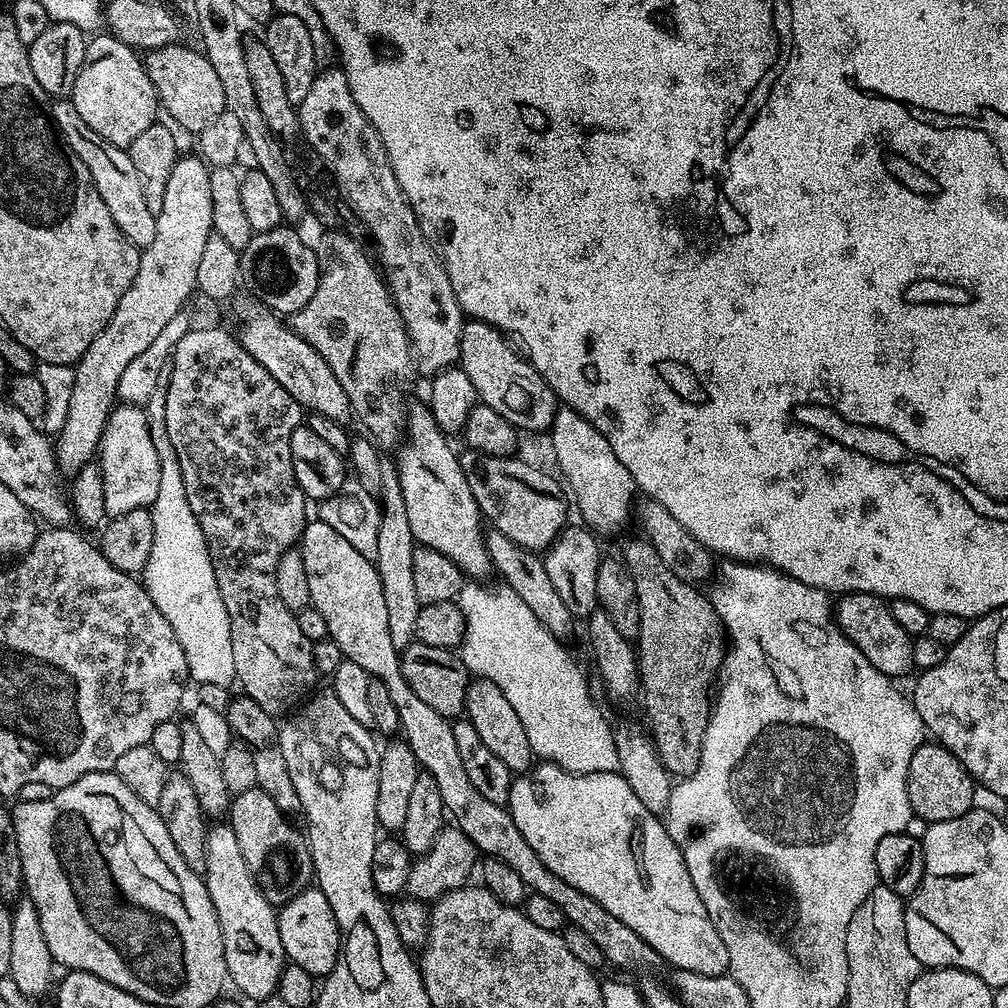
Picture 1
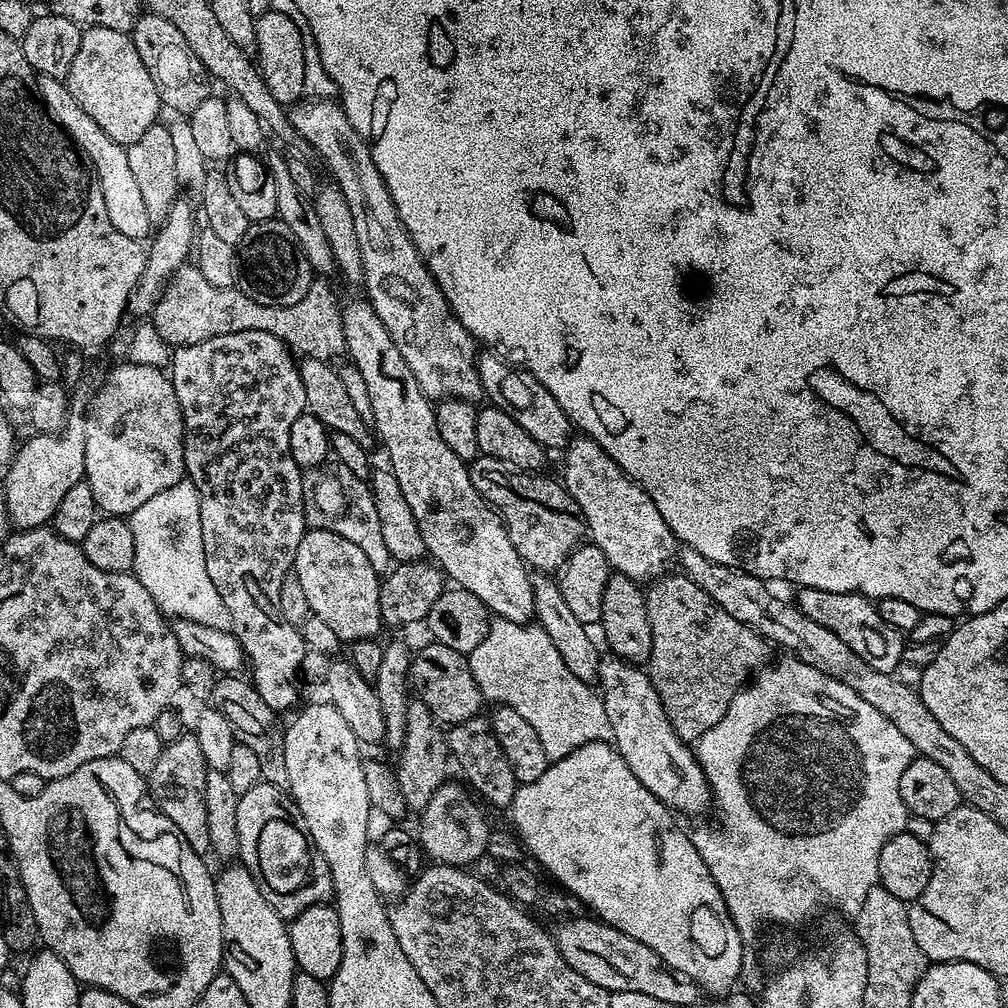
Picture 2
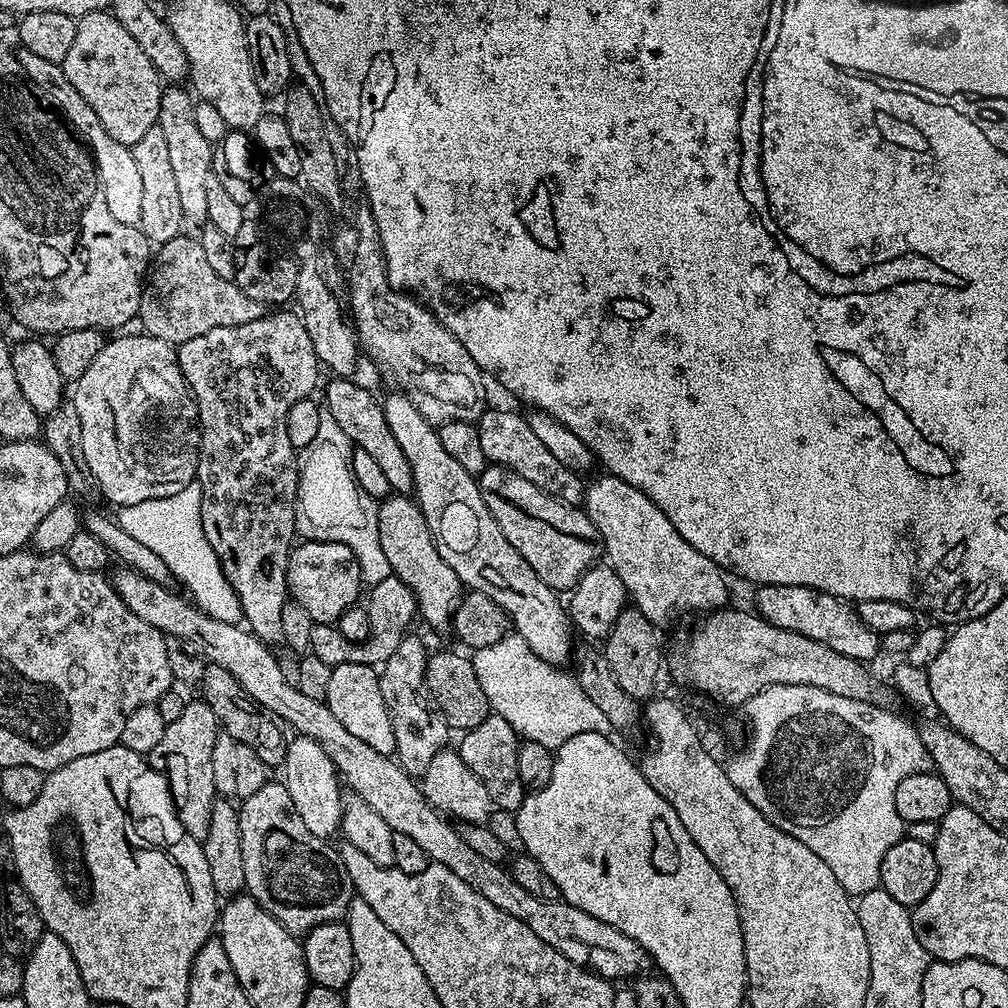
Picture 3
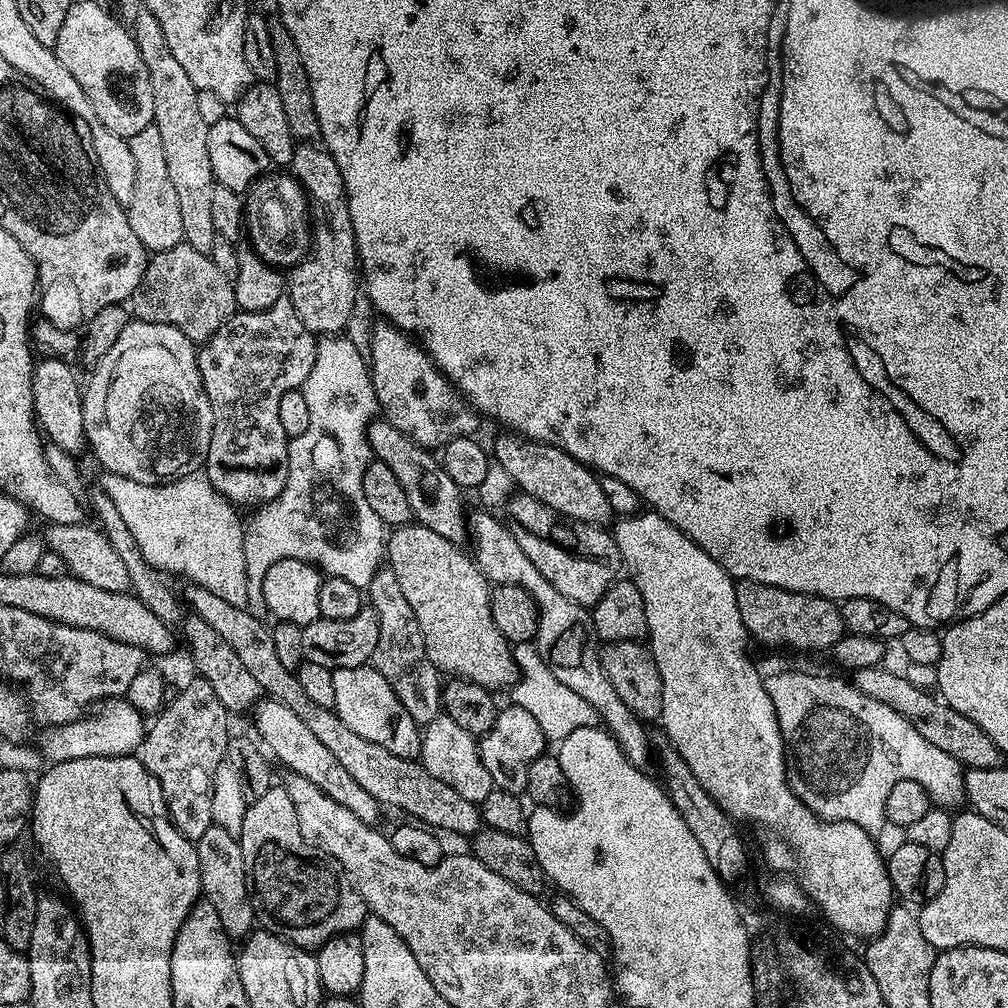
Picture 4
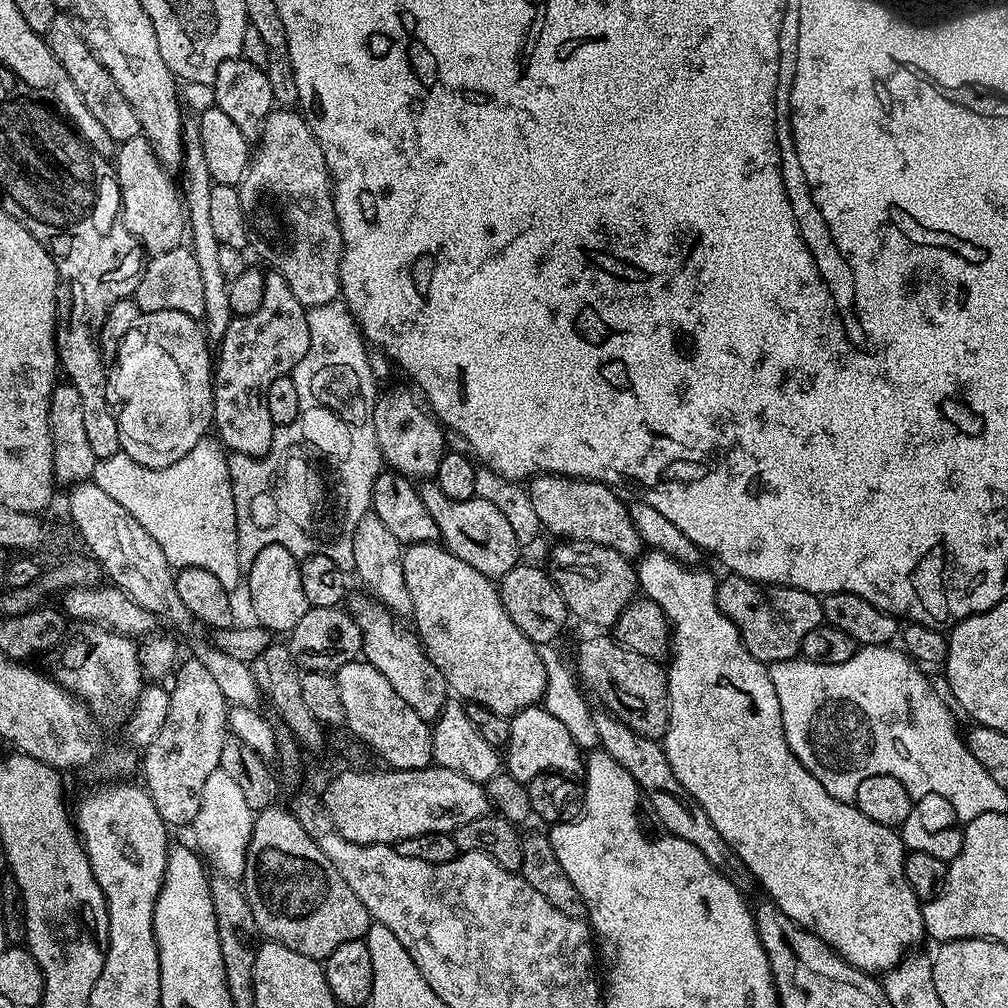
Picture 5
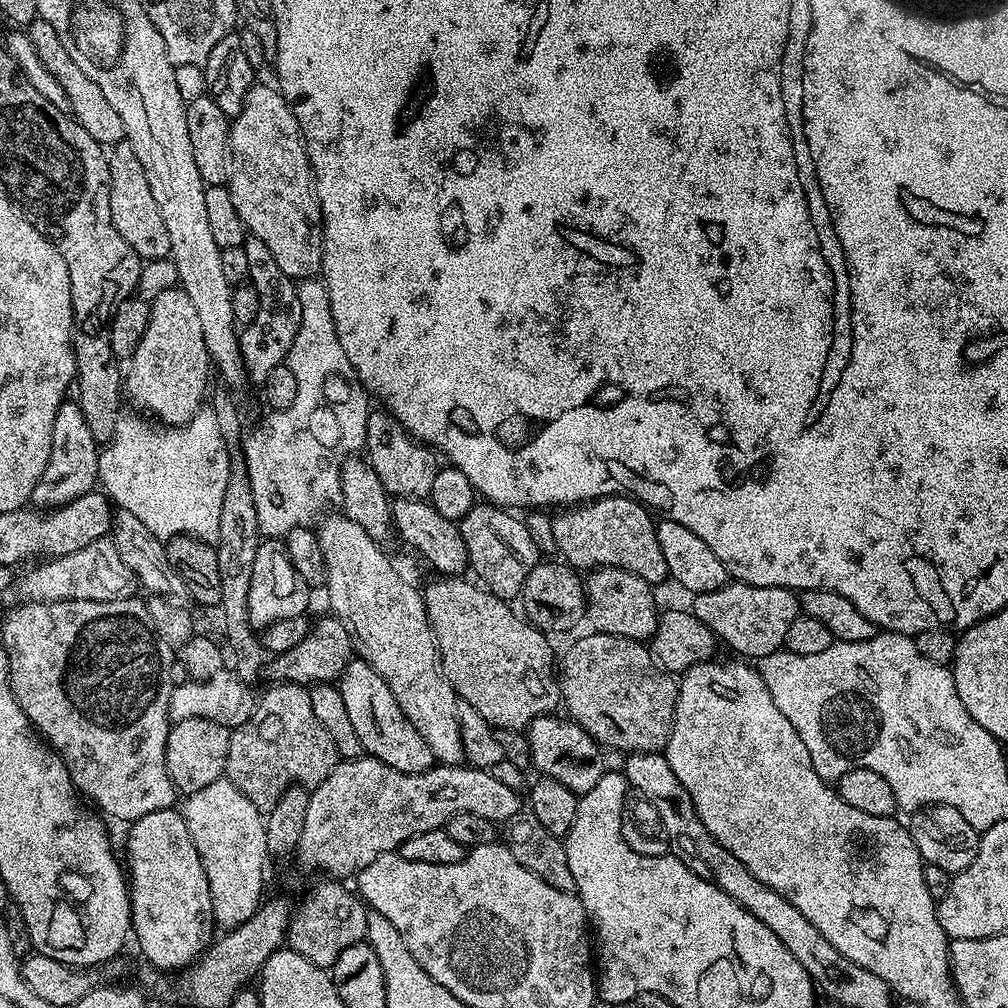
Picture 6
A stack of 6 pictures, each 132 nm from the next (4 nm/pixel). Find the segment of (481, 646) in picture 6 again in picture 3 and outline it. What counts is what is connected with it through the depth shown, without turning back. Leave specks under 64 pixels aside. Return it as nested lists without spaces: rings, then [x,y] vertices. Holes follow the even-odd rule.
[[[389,494],[379,501],[376,513],[378,514],[378,542],[382,542],[382,551],[392,567],[392,575],[398,577],[410,590],[416,594],[416,606],[419,615],[432,628],[447,629],[452,623],[452,615],[456,613],[456,607],[462,599],[462,585],[458,574],[450,570],[450,566],[438,554],[436,537],[432,535],[426,518],[420,513],[420,505],[408,494]]]

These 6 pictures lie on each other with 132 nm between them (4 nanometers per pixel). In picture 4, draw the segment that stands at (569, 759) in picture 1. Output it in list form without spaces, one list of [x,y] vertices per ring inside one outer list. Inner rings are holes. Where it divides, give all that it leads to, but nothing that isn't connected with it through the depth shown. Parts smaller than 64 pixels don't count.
[[[535,643],[515,645],[514,655],[518,679],[510,688],[511,703],[522,706],[535,718],[538,726],[542,726],[545,741],[562,741],[566,738],[566,734],[574,734],[574,730],[591,728],[597,723],[598,717],[596,711],[590,706],[590,702],[586,702],[586,698],[574,694],[574,690],[570,690],[570,686],[562,686],[562,682],[558,682],[558,678],[554,678],[548,664],[540,657],[540,651],[537,650]]]

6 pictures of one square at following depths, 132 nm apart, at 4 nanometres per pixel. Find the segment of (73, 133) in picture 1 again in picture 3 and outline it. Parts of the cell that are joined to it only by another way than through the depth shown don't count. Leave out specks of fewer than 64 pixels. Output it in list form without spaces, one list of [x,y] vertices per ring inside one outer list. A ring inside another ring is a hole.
[[[26,51],[19,53],[22,70],[36,83],[38,90],[43,92],[61,116],[68,122],[68,127],[76,133],[77,137],[92,153],[92,162],[96,166],[96,176],[100,180],[100,192],[106,198],[106,210],[110,210],[114,222],[122,222],[131,228],[139,225],[142,218],[142,177],[138,165],[134,163],[134,154],[127,144],[119,144],[110,134],[106,134],[106,126],[98,122],[98,114],[86,103],[86,98],[70,86],[63,67],[54,62],[46,62],[46,58],[38,58],[38,54]]]

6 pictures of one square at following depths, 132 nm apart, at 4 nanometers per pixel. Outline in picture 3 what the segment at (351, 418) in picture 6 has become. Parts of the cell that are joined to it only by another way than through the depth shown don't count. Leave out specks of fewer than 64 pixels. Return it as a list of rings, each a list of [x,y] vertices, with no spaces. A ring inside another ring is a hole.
[[[331,418],[321,419],[318,435],[308,448],[303,449],[299,457],[300,485],[296,495],[296,534],[301,541],[317,540],[318,542],[338,542],[342,546],[350,546],[360,564],[360,574],[365,585],[371,586],[382,582],[392,575],[392,567],[382,551],[382,542],[378,542],[377,501],[361,490],[354,478],[352,469],[352,453],[354,445],[346,434],[342,434],[342,426]]]

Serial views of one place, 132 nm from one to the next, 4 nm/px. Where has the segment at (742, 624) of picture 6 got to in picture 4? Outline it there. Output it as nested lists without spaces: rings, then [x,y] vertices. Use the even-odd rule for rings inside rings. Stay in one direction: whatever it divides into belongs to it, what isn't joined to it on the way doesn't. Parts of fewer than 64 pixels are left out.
[[[742,580],[736,585],[736,605],[738,614],[742,614],[742,622],[746,626],[749,637],[753,641],[761,640],[764,644],[773,644],[776,648],[824,648],[826,650],[846,634],[839,607],[833,601],[814,594],[791,592],[778,586]]]

